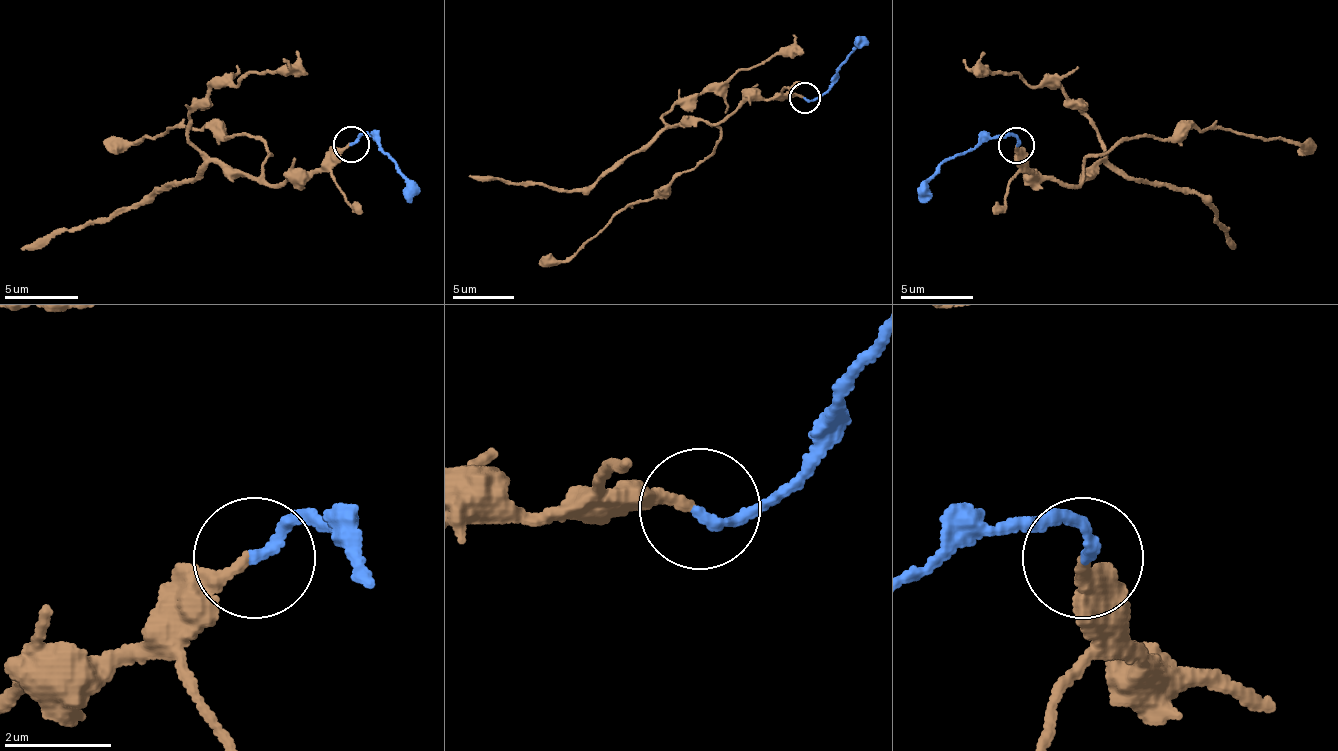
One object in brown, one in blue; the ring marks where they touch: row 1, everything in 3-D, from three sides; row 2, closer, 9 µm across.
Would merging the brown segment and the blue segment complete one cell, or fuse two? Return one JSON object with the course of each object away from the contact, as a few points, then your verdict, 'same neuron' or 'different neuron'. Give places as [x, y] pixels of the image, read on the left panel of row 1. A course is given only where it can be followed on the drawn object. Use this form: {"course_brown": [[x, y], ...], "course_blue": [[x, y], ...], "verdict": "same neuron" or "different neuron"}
{"course_brown": [[350, 145], [313, 171], [274, 185], [206, 163], [190, 181], [161, 184], [142, 202], [57, 227], [20, 249]], "course_blue": [[350, 145], [371, 134], [393, 164], [412, 201]], "verdict": "same neuron"}

